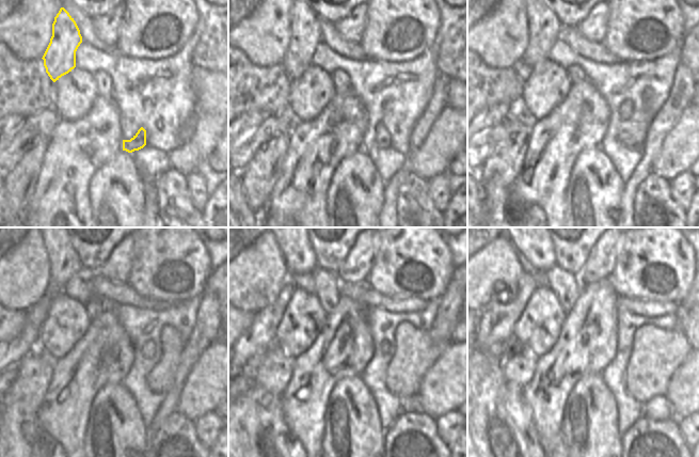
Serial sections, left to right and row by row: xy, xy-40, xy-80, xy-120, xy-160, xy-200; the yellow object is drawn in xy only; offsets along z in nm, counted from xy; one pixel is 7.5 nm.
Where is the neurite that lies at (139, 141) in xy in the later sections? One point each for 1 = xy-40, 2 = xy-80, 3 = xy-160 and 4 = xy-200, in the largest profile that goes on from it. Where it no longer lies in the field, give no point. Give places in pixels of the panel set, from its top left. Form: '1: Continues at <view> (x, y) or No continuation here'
1: Continues at xy-40 (382, 138)
2: Continues at xy-80 (623, 138)
3: Continues at xy-160 (414, 352)
4: Continues at xy-200 (656, 353)

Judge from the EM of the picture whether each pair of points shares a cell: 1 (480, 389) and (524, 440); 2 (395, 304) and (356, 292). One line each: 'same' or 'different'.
1: same
2: same

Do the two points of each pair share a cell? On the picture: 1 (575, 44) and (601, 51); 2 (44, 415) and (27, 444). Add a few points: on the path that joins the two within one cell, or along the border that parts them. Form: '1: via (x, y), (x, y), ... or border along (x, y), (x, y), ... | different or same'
1: via (582, 46), (594, 51) | same
2: border along (38, 407), (38, 423), (57, 441) | different

